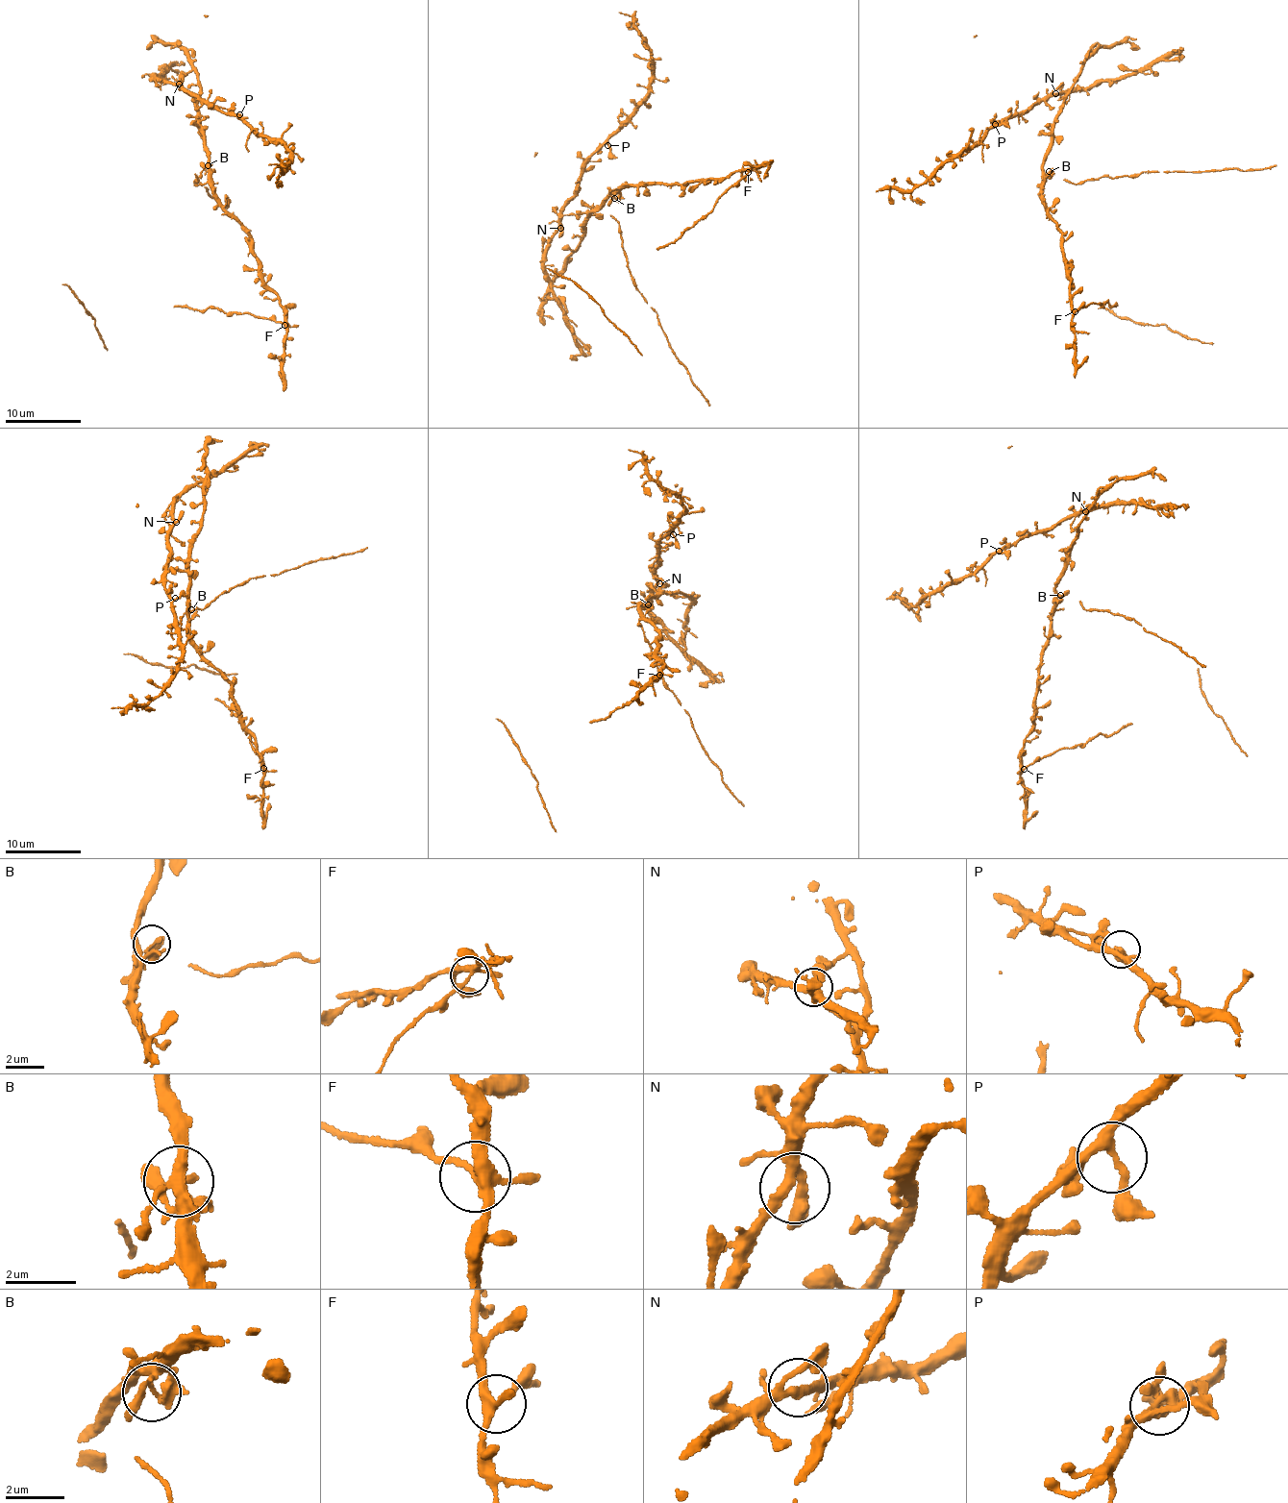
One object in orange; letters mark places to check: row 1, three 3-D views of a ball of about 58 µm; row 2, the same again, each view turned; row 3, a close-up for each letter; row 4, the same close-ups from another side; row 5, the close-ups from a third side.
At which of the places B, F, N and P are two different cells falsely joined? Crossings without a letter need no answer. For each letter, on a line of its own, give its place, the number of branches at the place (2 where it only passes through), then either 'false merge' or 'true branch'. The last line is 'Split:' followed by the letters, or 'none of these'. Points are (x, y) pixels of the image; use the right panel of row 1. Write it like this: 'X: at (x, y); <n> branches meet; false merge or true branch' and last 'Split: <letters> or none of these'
B: at (1049, 171); 3 branches meet; true branch
F: at (1075, 311); 4 branches meet; false merge
N: at (1055, 93); 4 branches meet; true branch
P: at (995, 124); 3 branches meet; true branch
Split: F

